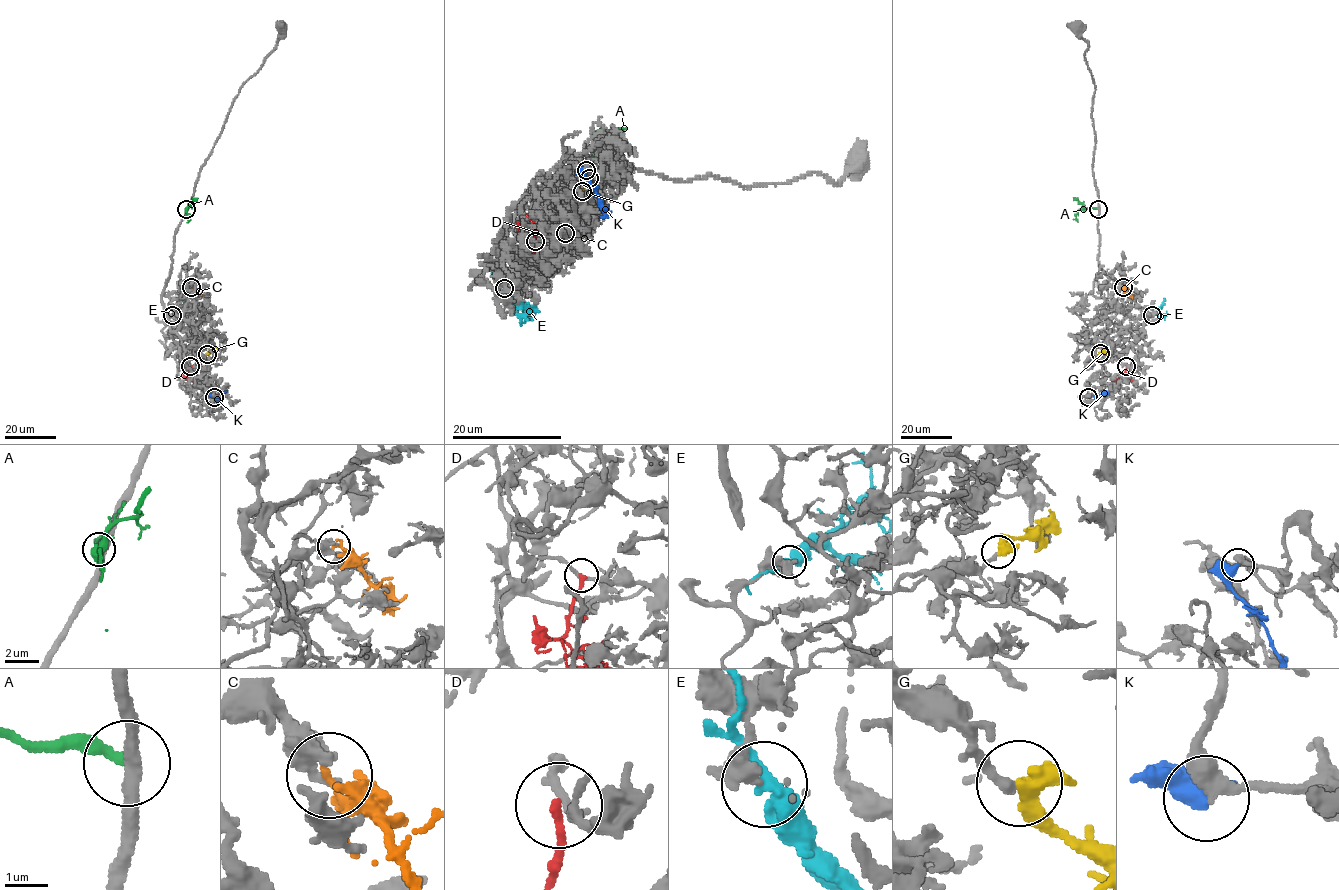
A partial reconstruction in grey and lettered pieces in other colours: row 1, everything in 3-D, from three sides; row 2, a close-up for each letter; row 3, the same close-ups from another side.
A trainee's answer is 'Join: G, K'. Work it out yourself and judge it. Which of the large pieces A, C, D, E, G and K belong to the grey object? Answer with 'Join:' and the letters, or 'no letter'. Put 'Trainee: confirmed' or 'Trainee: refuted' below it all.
Join: G, K
Trainee: confirmed

